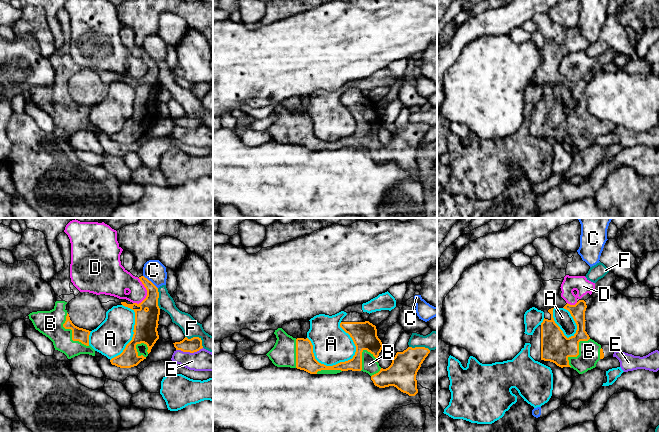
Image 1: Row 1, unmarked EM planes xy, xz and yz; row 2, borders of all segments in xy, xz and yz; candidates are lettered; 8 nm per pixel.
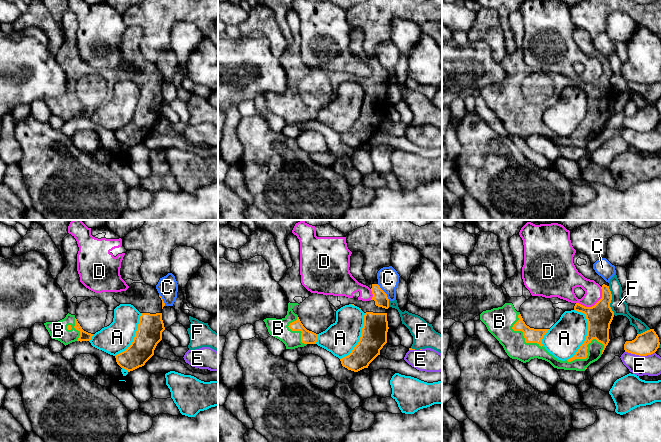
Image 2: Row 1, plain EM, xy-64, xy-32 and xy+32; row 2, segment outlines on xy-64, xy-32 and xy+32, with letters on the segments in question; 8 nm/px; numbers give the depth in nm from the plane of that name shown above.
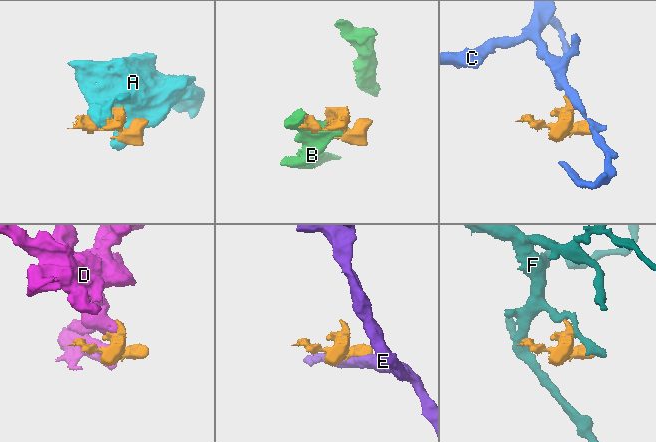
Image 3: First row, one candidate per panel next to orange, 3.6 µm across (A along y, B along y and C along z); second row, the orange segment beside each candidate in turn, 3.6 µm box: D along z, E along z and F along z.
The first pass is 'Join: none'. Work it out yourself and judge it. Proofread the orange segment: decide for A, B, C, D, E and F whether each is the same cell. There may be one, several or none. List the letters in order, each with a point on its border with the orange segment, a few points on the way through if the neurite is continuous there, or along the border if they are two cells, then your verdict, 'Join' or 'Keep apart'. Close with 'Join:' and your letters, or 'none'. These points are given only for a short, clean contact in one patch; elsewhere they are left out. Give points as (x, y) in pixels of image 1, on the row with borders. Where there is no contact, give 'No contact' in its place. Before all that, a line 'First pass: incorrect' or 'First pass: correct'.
First pass: incorrect
A: Touches orange at xz (325, 365). Keep apart
B: Touches orange at xy (72, 332). Join
C: Touches orange at xy (150, 281). Boundary: xy (143, 275), (157, 288). Keep apart
D: Touches orange at xy (147, 292). Boundary: xy (138, 278), (146, 290), (146, 296), (137, 304). Keep apart
E: Touches orange at xy (189, 351). Keep apart
F: Touches orange at xy (197, 337). Keep apart
Join: B

